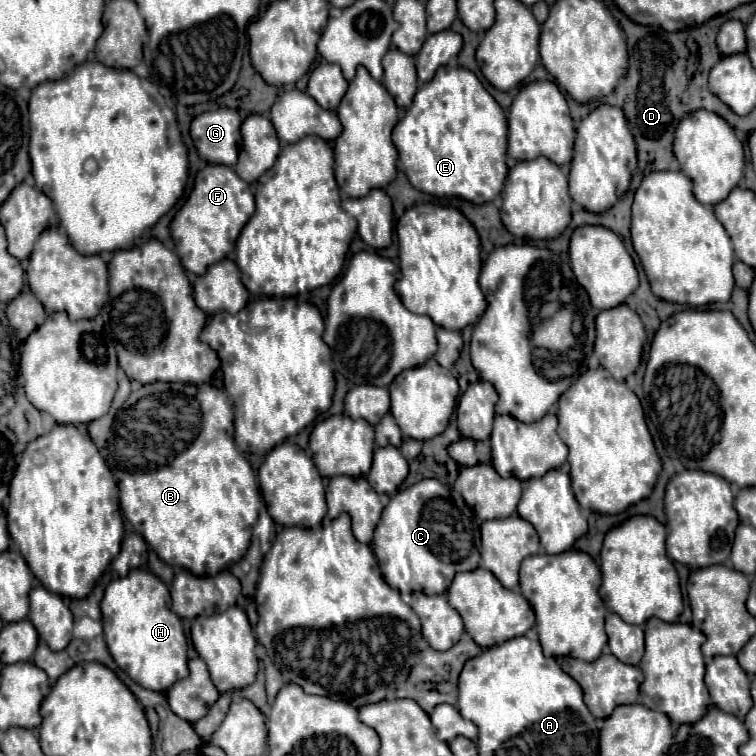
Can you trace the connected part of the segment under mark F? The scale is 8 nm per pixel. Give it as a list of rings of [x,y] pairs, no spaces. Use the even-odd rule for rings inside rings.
[[[208,164],[206,168],[198,170],[188,200],[170,222],[170,234],[176,244],[176,254],[182,266],[188,272],[200,276],[200,272],[204,272],[208,264],[226,258],[226,254],[234,248],[242,226],[252,214],[254,190],[234,172],[234,168],[222,164]]]

